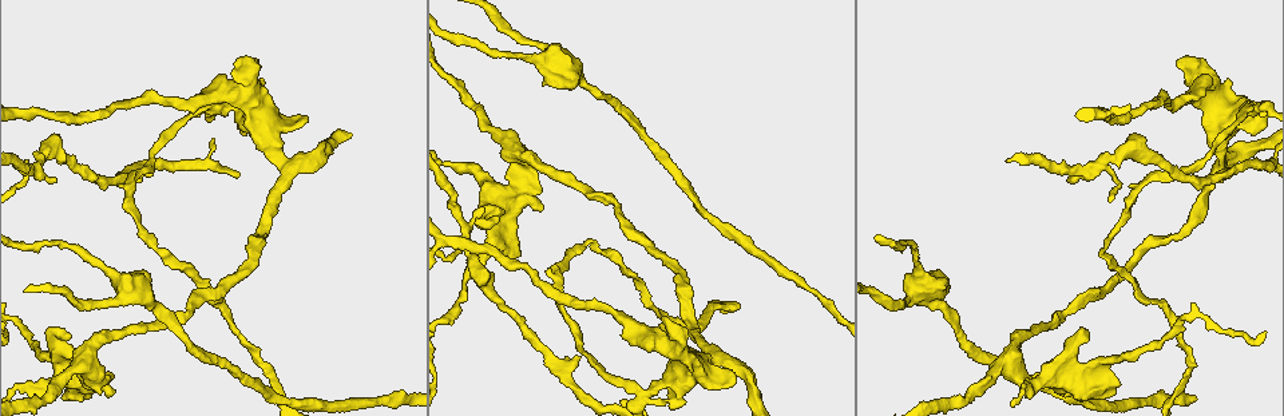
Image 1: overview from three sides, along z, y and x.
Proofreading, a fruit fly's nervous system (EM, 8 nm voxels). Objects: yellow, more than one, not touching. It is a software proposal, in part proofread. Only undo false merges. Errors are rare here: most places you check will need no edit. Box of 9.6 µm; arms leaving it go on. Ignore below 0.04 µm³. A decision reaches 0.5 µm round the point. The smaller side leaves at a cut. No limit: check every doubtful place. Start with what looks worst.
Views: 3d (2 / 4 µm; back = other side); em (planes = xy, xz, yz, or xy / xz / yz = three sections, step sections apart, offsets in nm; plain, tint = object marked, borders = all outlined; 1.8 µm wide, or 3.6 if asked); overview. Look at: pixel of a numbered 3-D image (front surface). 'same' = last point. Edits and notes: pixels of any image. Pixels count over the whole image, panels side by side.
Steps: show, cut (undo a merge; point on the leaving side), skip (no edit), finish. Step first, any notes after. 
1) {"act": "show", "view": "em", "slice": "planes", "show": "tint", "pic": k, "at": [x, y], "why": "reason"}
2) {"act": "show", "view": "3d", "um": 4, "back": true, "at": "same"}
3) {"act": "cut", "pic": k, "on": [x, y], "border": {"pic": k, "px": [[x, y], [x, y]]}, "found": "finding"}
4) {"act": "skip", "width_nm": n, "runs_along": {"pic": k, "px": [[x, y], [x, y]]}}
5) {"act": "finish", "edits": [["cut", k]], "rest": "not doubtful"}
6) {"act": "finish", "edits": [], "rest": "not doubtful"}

{"act": "show", "view": "em", "slice": "xz", "step": 4, "show": "tint", "pic": 1, "at": [640, 396], "why": "abrupt turn"}

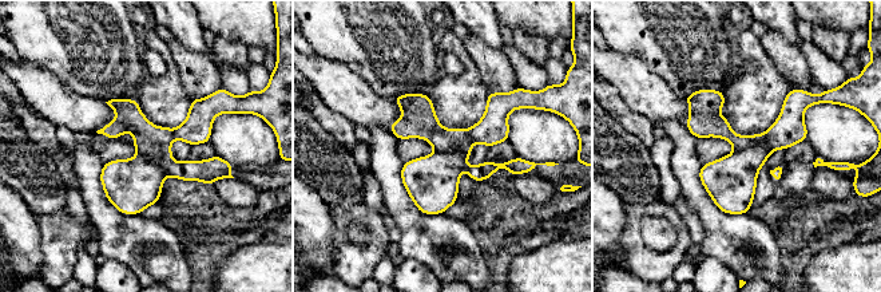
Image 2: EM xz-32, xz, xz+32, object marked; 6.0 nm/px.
{"act": "cut", "pic": 2, "on": [423, 122], "found": "a second neuron is stuck on"}

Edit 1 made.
{"act": "show", "view": "3d", "um": 4, "pic": 1, "at": [1105, 162], "why": "thin arm on a thick one"}

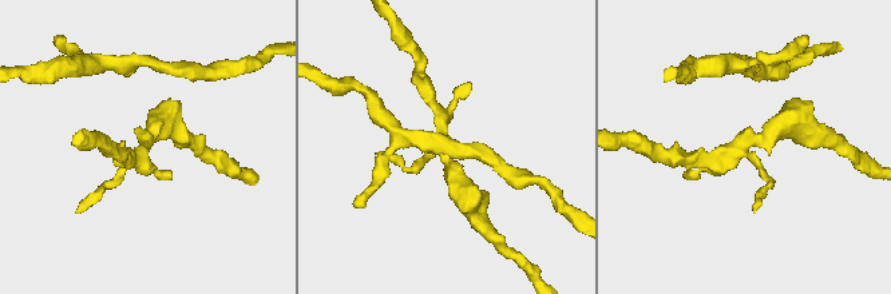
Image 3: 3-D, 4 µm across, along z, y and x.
{"act": "show", "view": "em", "slice": "planes", "show": "tint", "pic": 3, "at": [146, 147], "why": "now the EM"}

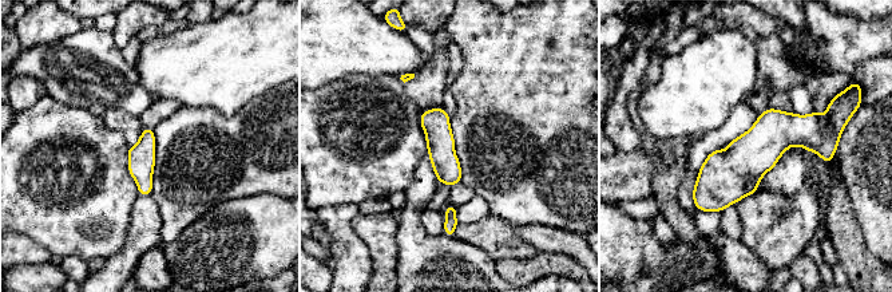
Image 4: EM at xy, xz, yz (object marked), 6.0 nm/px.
{"act": "skip", "width_nm": 160, "runs_along": {"pic": 4, "px": [[829, 142], [770, 137], [696, 198]]}, "found": "continuous, no second neuron"}

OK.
{"act": "show", "view": "em", "slice": "xz", "step": 16, "show": "tint", "pic": 1, "at": [1222, 166], "why": "sudden change in width"}

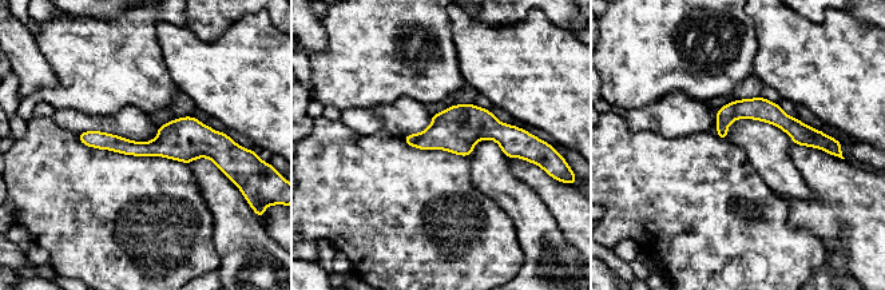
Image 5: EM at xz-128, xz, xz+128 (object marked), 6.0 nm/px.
{"act": "show", "view": "em", "slice": "planes", "show": "tint", "at": "same", "why": "cut it another way"}

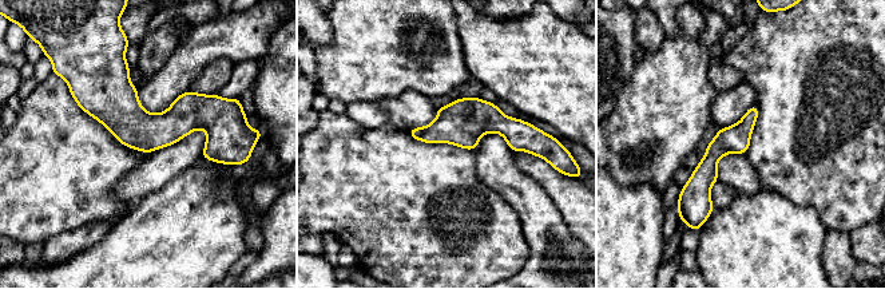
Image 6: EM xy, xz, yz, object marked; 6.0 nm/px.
{"act": "skip", "width_nm": 170, "runs_along": {"pic": 6, "px": [[79, 98], [227, 133]]}, "found": "one neuron here"}

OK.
{"act": "show", "view": "3d", "um": 4, "pic": 1, "at": [501, 201], "why": "two arms at a narrow angle"}

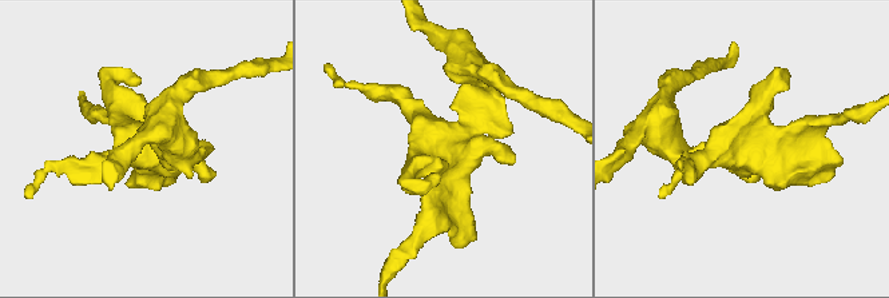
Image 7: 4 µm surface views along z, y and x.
{"act": "show", "view": "em", "slice": "planes", "show": "tint", "pic": 7, "at": [449, 150]}

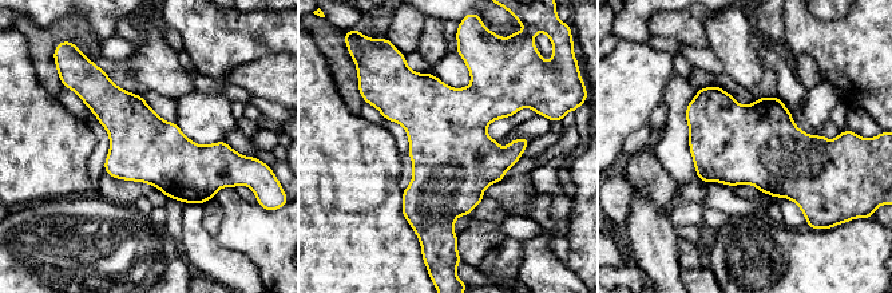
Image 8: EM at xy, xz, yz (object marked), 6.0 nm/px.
{"act": "skip", "found": "one neuron here"}

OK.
{"act": "finish", "edits": [["cut", 2]], "rest": "not doubtful"}

